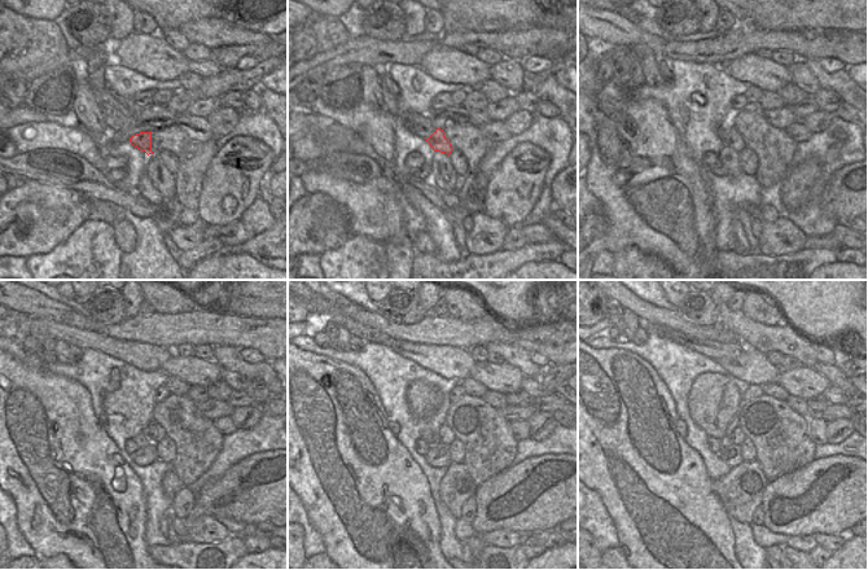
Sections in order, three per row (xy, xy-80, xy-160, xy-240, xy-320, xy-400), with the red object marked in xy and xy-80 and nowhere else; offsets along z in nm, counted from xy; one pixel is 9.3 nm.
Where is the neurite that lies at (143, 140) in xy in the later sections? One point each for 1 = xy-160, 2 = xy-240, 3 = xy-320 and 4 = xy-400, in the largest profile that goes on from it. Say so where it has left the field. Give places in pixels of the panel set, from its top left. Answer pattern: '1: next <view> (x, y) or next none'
1: next xy-160 (731, 137)
2: next xy-240 (154, 433)
3: next xy-320 (446, 435)
4: next xy-400 (736, 437)

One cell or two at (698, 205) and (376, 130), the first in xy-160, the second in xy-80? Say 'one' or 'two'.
two

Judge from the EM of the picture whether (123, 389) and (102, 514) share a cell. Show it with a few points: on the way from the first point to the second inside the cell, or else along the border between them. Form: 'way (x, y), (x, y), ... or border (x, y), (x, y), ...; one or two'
border (96, 417), (131, 468); two

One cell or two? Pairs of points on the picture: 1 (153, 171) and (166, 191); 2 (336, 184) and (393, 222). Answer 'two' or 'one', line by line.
1: one
2: one

